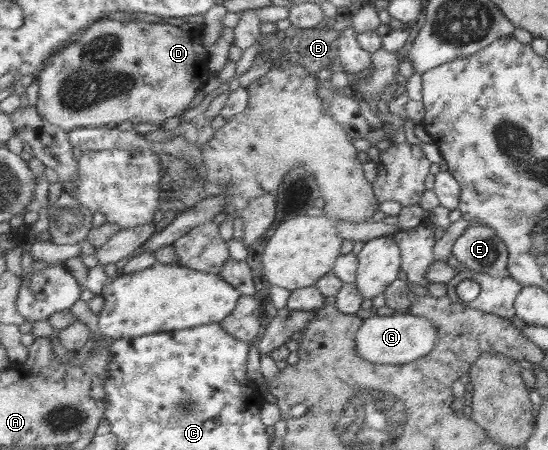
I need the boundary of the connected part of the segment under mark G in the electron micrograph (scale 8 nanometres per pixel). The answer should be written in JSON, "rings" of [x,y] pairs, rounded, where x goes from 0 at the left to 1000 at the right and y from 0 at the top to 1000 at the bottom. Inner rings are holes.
{"rings":[[[686,696],[672,704],[653,742],[653,782],[675,813],[717,816],[755,804],[796,767],[797,727],[785,709],[746,698]]]}

